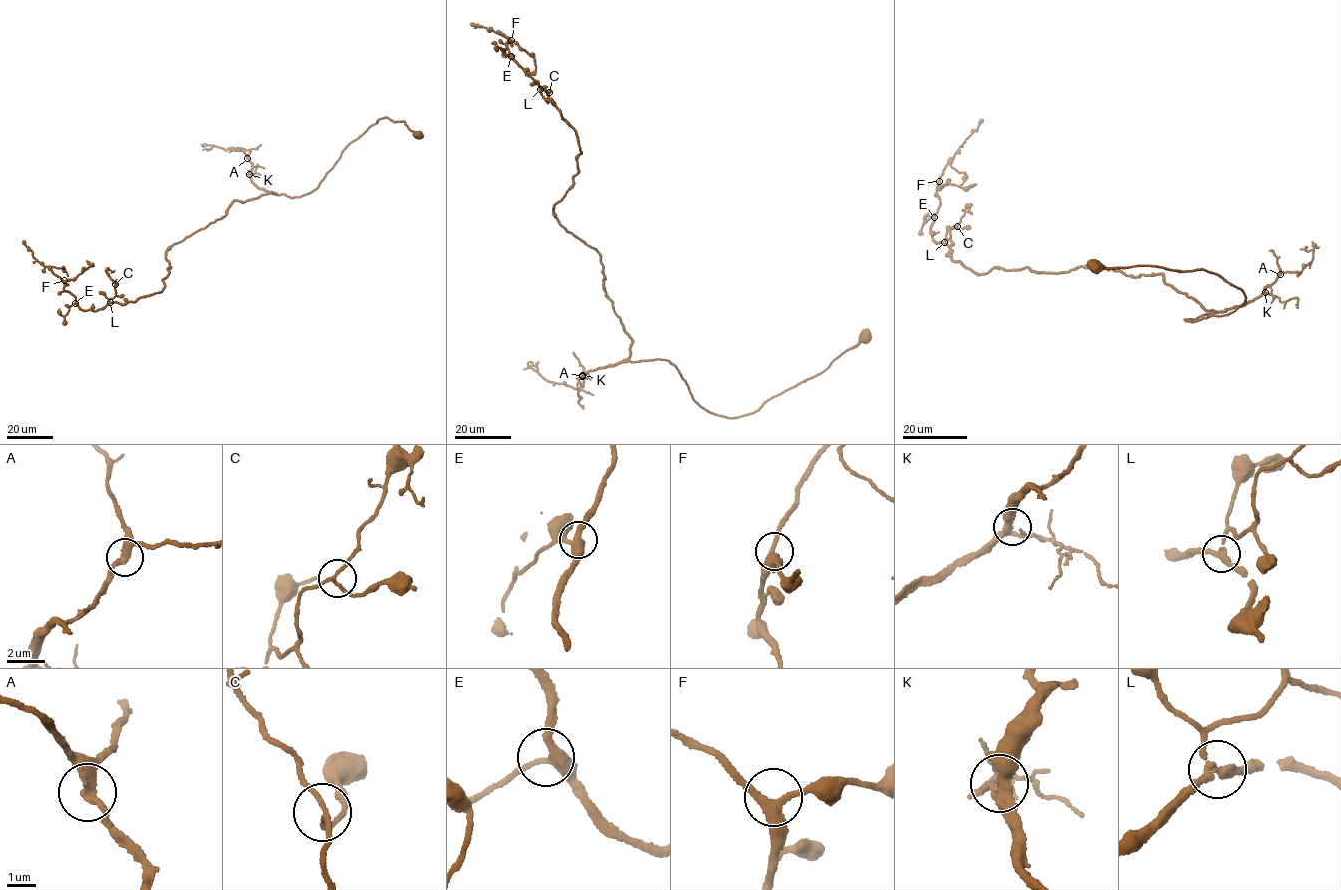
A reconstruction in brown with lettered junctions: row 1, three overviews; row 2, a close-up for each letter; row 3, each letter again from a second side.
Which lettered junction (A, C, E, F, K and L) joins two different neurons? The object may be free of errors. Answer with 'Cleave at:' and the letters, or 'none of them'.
Cleave at: none of them

